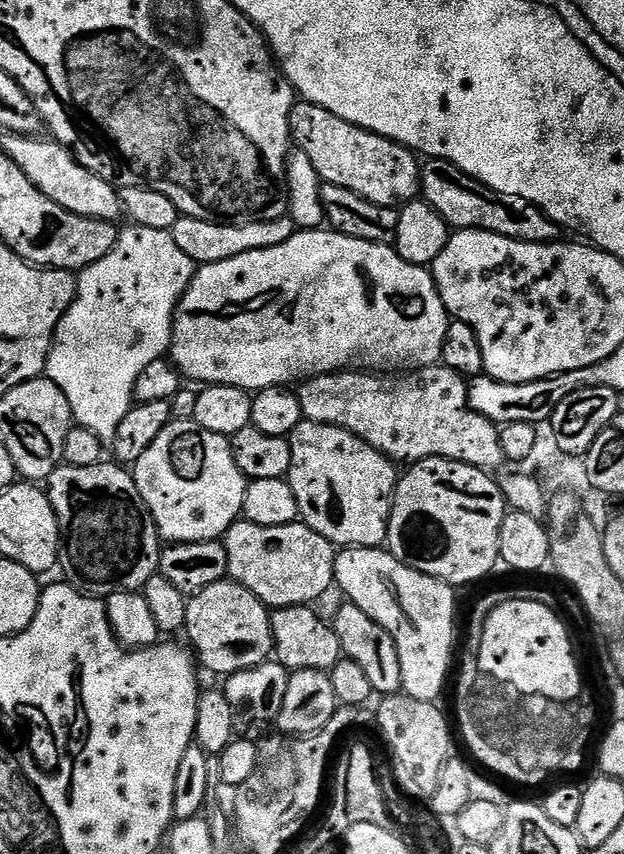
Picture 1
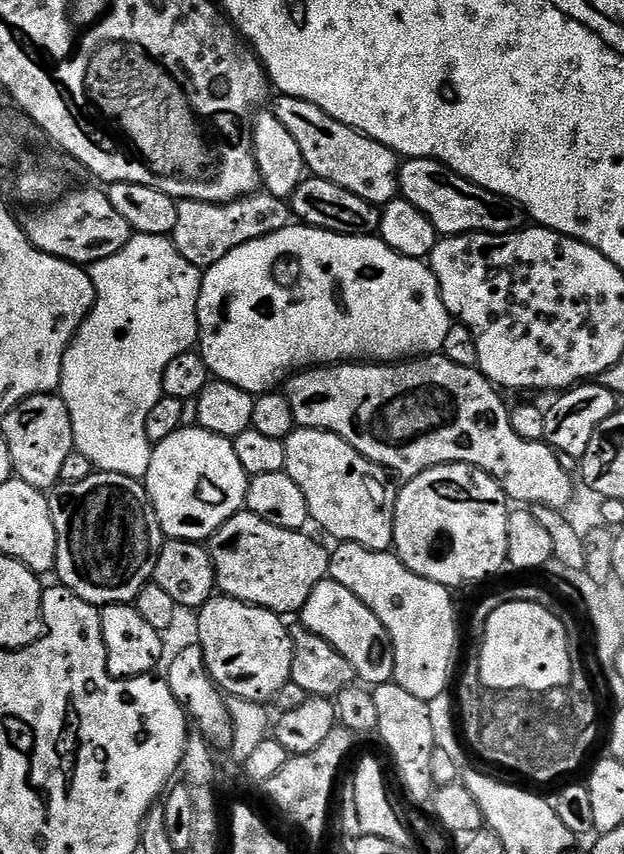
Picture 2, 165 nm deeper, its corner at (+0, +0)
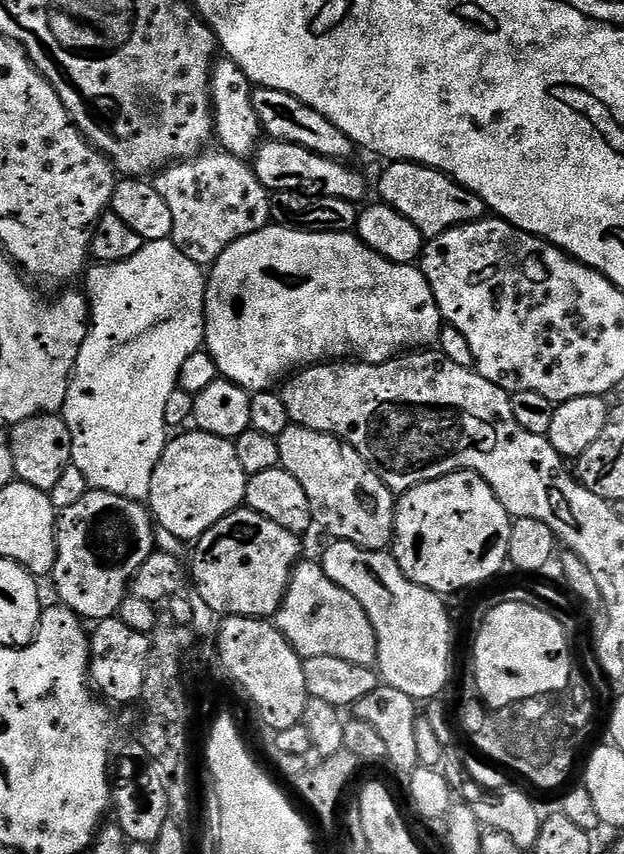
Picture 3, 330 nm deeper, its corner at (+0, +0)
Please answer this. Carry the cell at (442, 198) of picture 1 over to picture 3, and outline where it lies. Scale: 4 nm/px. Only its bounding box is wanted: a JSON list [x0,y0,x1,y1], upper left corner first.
[379,160,485,238]

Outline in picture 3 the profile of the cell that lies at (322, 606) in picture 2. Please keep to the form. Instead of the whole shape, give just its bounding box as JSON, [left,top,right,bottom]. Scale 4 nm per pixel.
[274,563,378,664]

